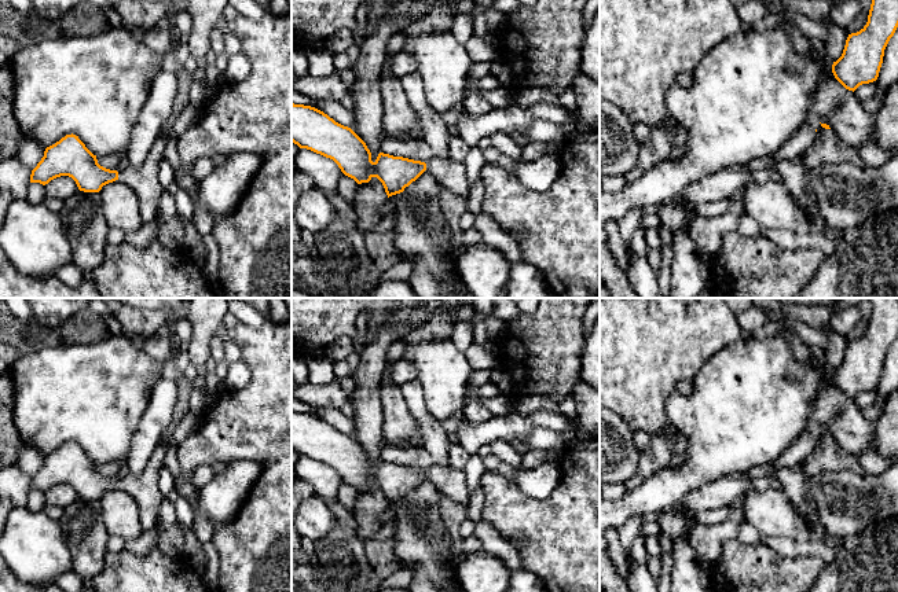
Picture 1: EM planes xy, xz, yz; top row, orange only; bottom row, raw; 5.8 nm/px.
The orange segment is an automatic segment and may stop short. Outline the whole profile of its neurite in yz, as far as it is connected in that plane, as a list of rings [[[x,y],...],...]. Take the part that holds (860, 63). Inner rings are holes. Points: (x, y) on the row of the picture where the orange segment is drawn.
[[[872,0],[868,22],[857,33],[848,34],[842,56],[833,62],[835,78],[848,91],[877,80],[884,49],[898,27],[898,0]]]

